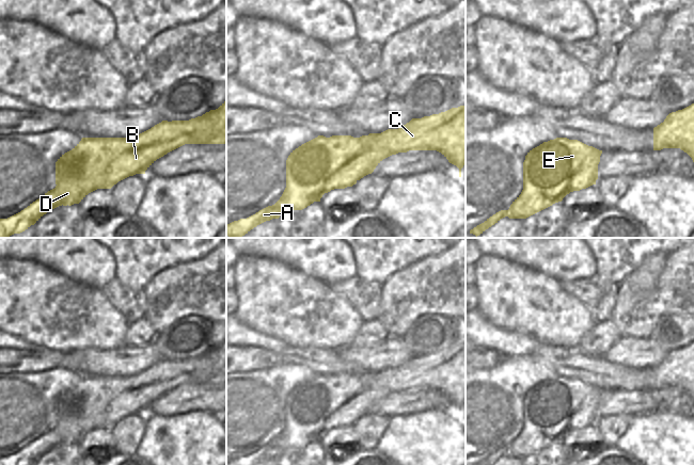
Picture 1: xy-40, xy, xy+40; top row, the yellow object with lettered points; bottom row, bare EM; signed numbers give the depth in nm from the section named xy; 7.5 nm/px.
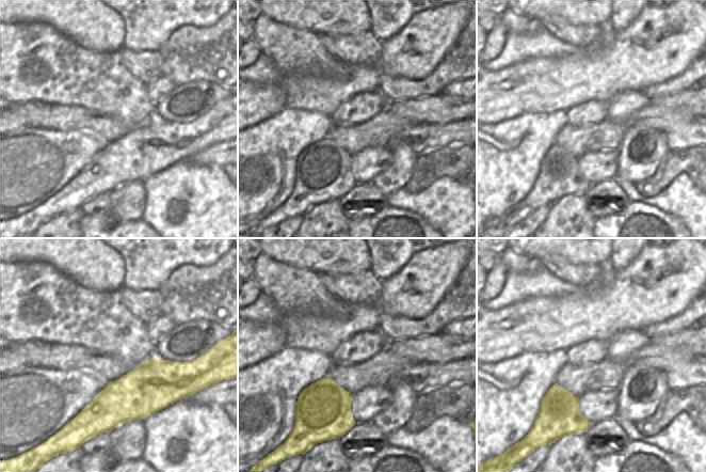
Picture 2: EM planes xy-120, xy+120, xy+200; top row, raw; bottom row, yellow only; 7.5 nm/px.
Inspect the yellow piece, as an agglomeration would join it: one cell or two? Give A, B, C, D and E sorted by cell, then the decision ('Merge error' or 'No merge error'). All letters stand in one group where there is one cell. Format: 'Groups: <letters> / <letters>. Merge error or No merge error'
Groups: A D / B C E. Merge error.

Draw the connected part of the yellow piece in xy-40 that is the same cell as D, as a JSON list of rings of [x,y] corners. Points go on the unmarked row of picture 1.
[[[79,397],[77,407],[80,414],[76,419],[61,419],[54,428],[45,432],[20,451],[7,458],[0,458],[0,465],[34,464],[50,449],[64,443],[68,445],[79,443],[89,432],[97,428],[111,428],[119,421],[116,415],[108,413],[93,413],[89,417],[84,417],[85,403]]]

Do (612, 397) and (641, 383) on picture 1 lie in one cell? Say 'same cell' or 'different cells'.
different cells

